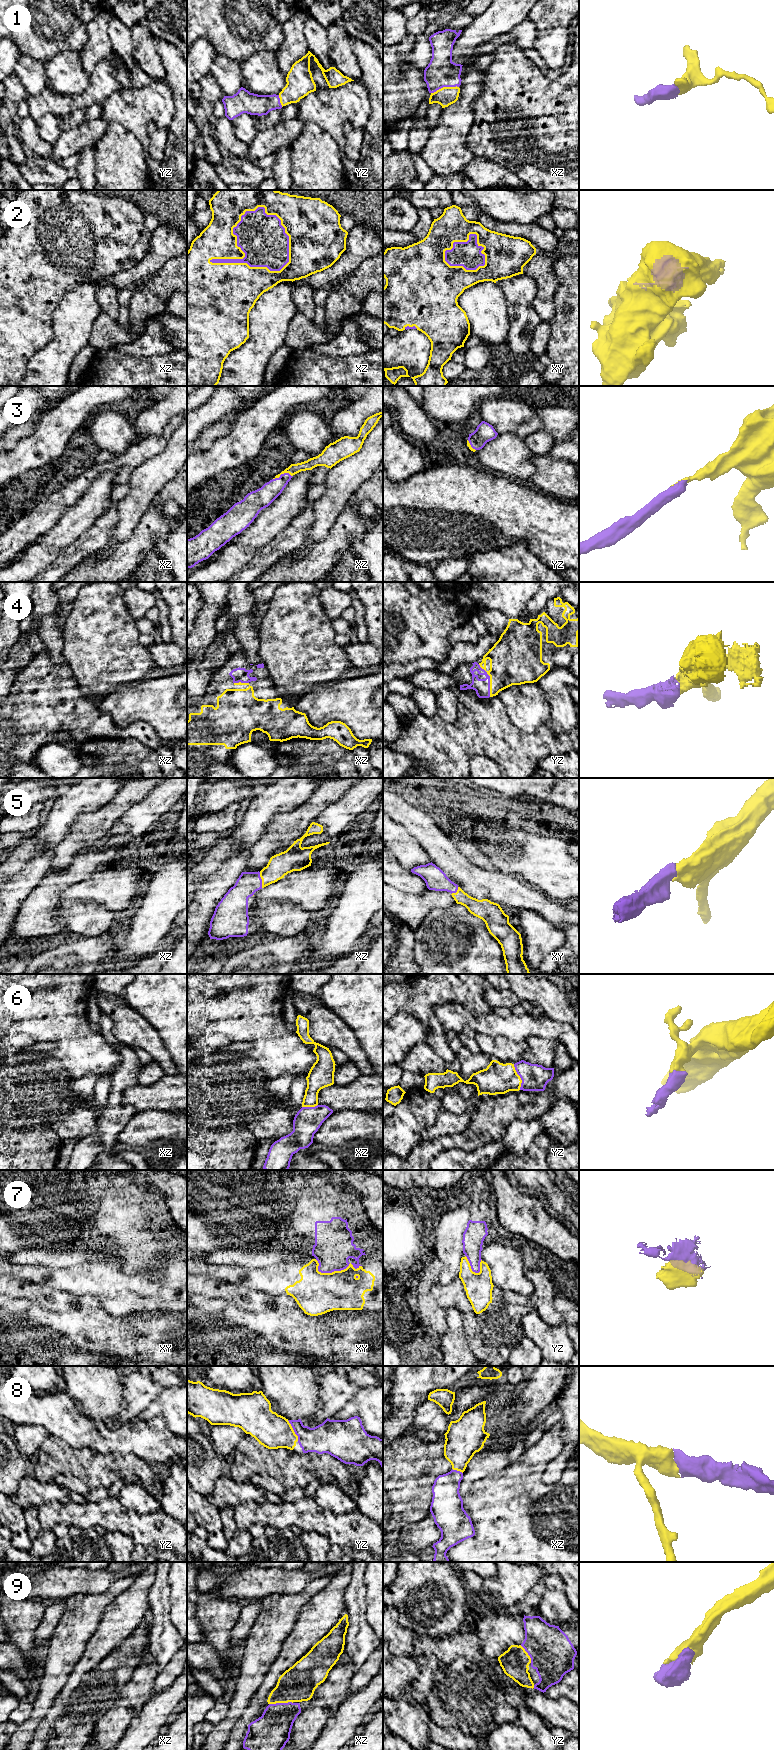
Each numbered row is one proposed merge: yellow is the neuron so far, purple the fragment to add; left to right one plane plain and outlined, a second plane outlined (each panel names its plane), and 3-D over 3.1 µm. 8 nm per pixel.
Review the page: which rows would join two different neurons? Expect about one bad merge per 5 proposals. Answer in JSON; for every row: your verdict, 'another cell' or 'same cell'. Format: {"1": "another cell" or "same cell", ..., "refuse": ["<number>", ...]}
{"1": "same cell", "2": "same cell", "3": "same cell", "4": "same cell", "5": "same cell", "6": "same cell", "7": "another cell", "8": "same cell", "9": "same cell", "refuse": ["7"]}

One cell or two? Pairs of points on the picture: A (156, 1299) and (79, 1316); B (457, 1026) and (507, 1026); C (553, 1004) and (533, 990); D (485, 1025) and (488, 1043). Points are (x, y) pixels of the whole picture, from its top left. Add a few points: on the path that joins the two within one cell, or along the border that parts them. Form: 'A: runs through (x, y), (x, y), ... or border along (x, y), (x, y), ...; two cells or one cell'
A: border along (88, 1295), (95, 1296), (111, 1314), (129, 1313); two cells
B: runs through (469, 1021), (495, 1025); one cell
C: runs through (548, 999), (538, 991); one cell
D: border along (476, 1032), (506, 1036), (509, 1039); two cells

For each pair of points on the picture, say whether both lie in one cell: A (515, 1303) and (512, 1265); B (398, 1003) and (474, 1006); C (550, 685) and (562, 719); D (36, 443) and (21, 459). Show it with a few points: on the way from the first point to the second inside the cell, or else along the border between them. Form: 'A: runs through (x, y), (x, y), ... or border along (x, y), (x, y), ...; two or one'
A: border along (498, 1287), (520, 1293), (529, 1298); two
B: runs through (417, 994), (455, 994); one
C: runs through (559, 690), (564, 698), (563, 710); one
D: runs through (33, 447), (25, 455); one

